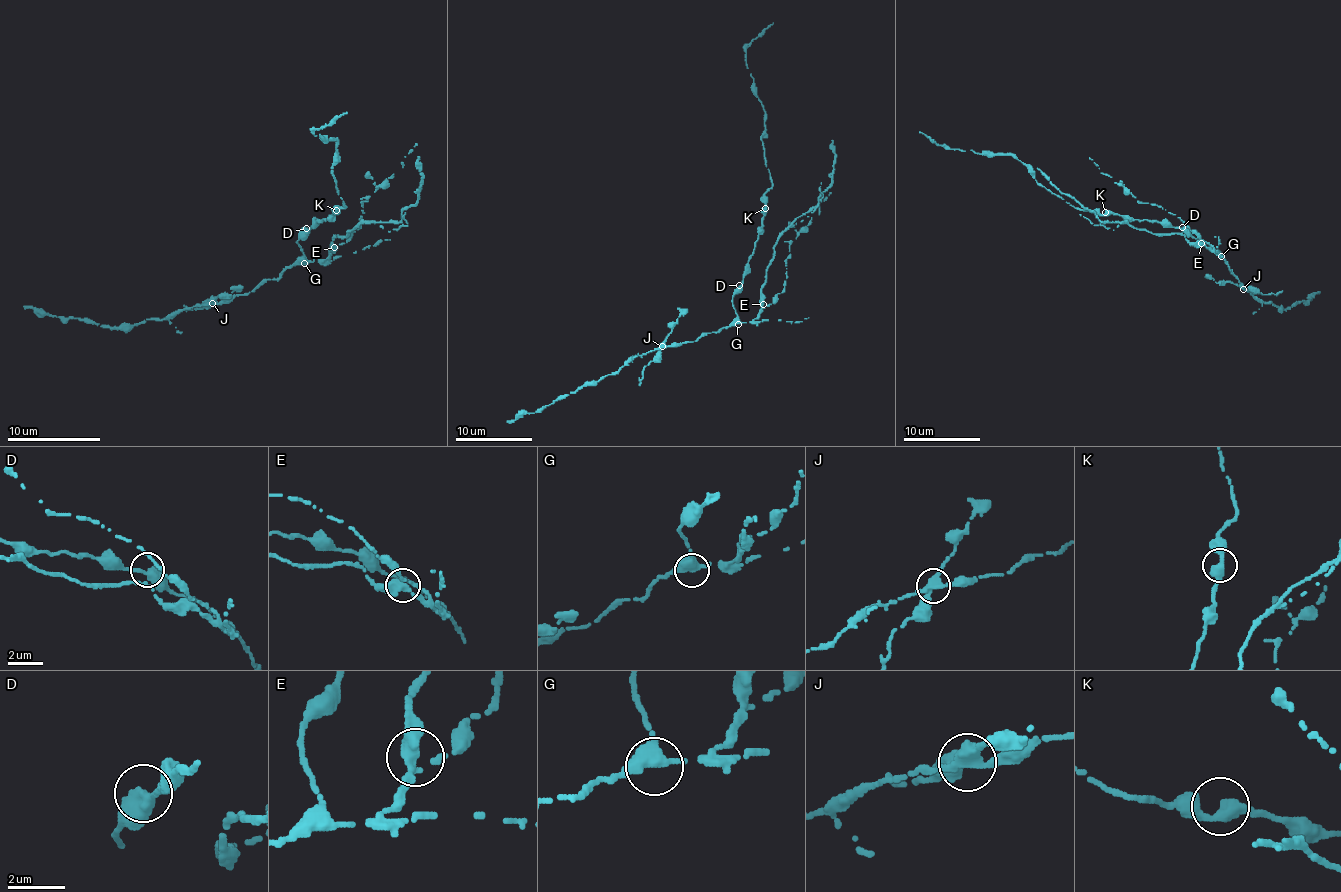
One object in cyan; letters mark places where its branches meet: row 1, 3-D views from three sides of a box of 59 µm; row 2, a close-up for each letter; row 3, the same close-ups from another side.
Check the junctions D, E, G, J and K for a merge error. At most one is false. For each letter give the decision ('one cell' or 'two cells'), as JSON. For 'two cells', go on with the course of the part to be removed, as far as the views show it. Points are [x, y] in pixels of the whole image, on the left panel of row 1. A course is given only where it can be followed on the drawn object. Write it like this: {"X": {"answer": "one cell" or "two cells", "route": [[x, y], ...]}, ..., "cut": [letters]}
{"D": {"answer": "one cell"}, "E": {"answer": "one cell"}, "G": {"answer": "one cell"}, "J": {"answer": "two cells", "route": [[212, 303], [224, 294], [229, 296], [243, 287]]}, "K": {"answer": "one cell"}, "cut": ["J"]}

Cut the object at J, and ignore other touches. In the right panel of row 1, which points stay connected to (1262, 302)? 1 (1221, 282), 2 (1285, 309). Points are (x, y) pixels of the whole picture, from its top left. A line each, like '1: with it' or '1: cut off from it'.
1: cut off from it
2: with it

